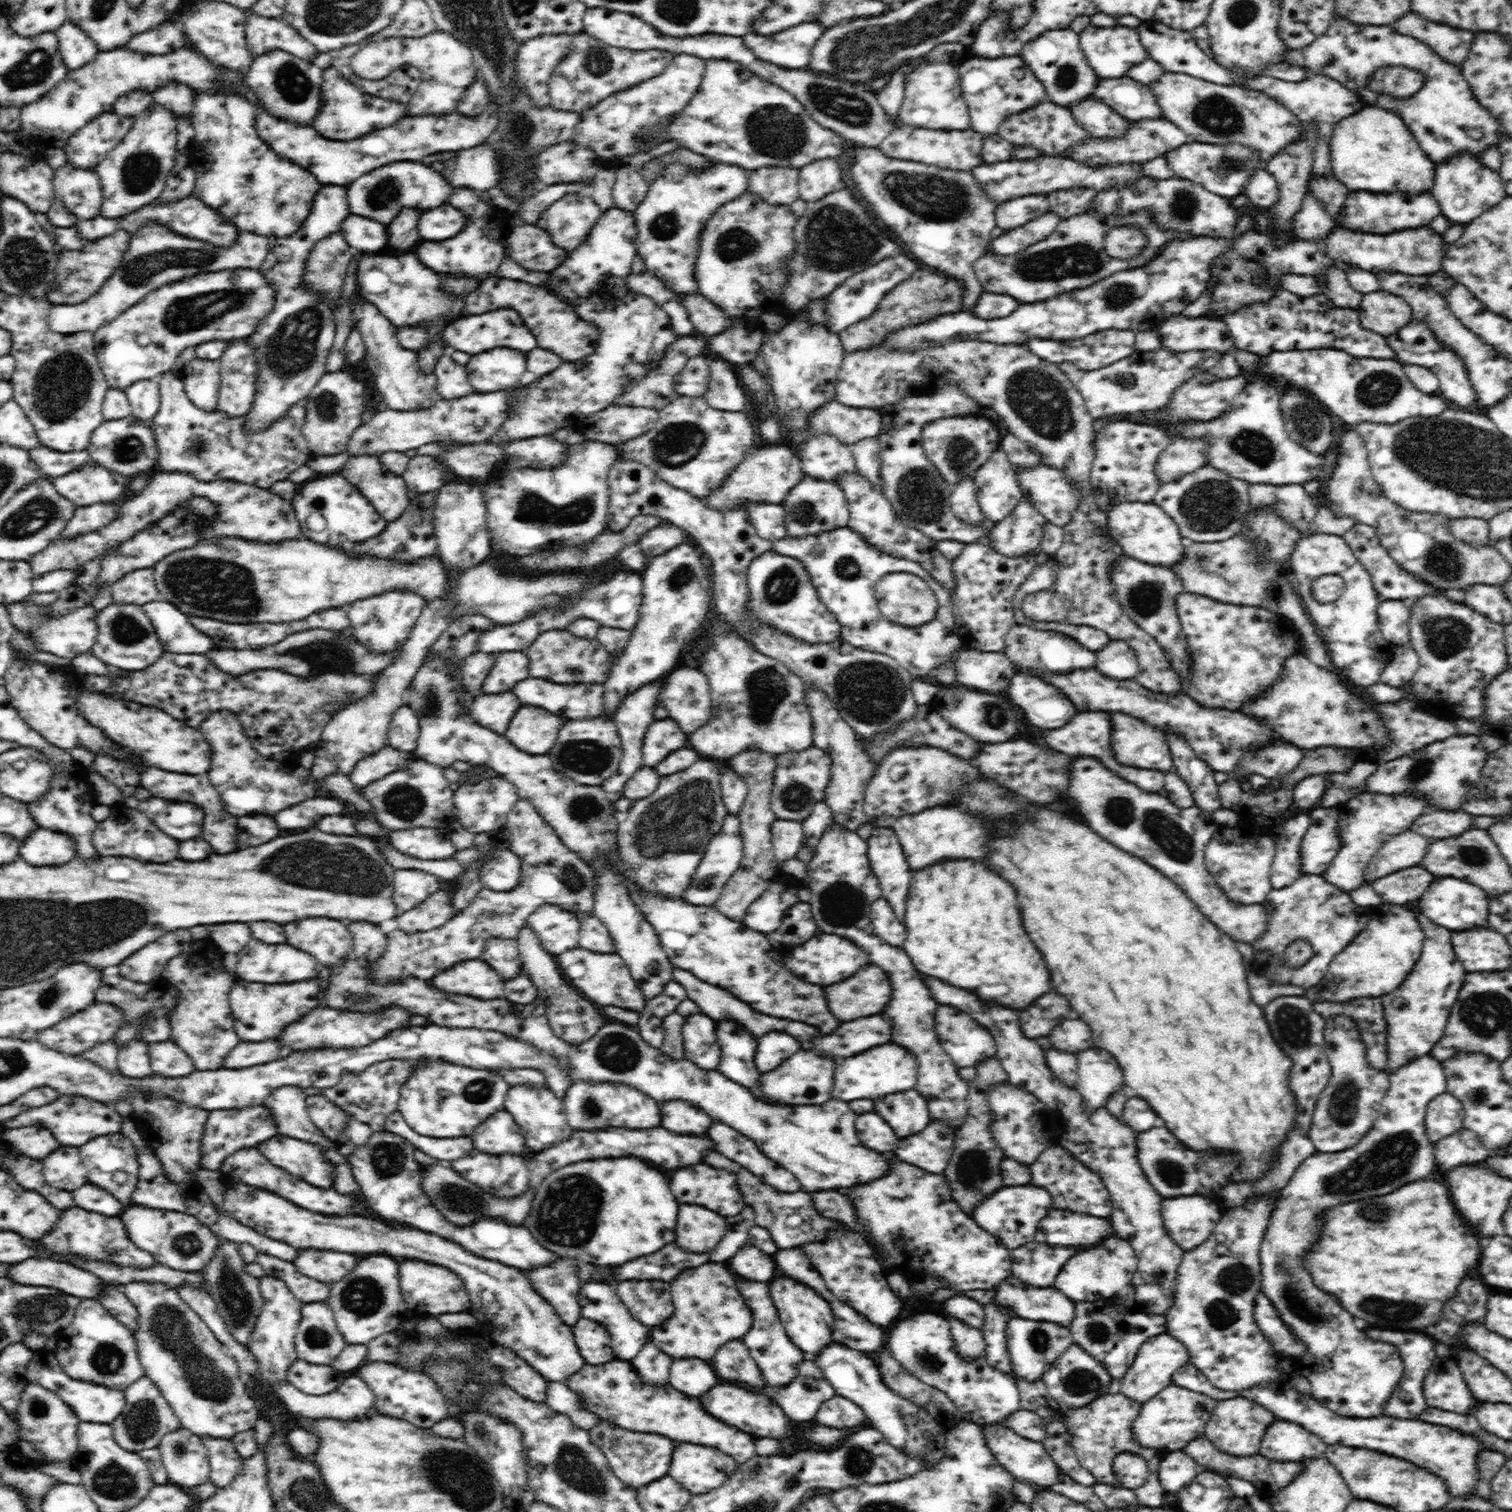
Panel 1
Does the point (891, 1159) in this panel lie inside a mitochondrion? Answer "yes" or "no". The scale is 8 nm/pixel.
no

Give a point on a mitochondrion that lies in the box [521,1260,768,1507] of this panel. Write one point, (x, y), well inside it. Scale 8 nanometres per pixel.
(574, 1469)

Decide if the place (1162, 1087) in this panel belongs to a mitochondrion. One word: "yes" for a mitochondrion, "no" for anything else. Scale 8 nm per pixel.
no

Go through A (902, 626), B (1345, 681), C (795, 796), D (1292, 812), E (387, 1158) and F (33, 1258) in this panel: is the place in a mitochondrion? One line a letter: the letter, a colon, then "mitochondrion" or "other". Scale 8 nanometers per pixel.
A: other
B: other
C: mitochondrion
D: other
E: mitochondrion
F: other

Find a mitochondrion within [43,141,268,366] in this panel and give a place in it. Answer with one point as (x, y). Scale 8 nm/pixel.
(189, 314)

